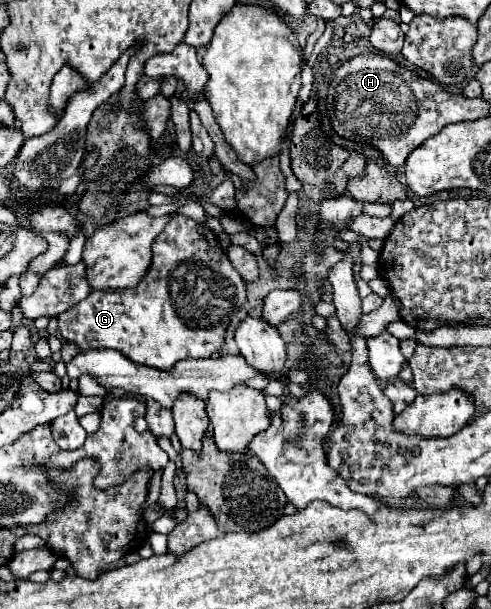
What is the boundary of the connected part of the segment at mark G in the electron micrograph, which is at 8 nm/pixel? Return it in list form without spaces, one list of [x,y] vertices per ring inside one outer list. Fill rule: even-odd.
[[[174,215],[164,231],[154,239],[152,265],[134,289],[106,289],[92,291],[86,301],[70,307],[58,317],[60,335],[66,341],[74,341],[80,351],[88,349],[118,349],[130,361],[148,365],[154,369],[170,369],[176,361],[186,357],[210,357],[224,343],[224,331],[230,317],[246,301],[244,279],[230,265],[226,253],[218,245],[218,237],[190,217]]]

